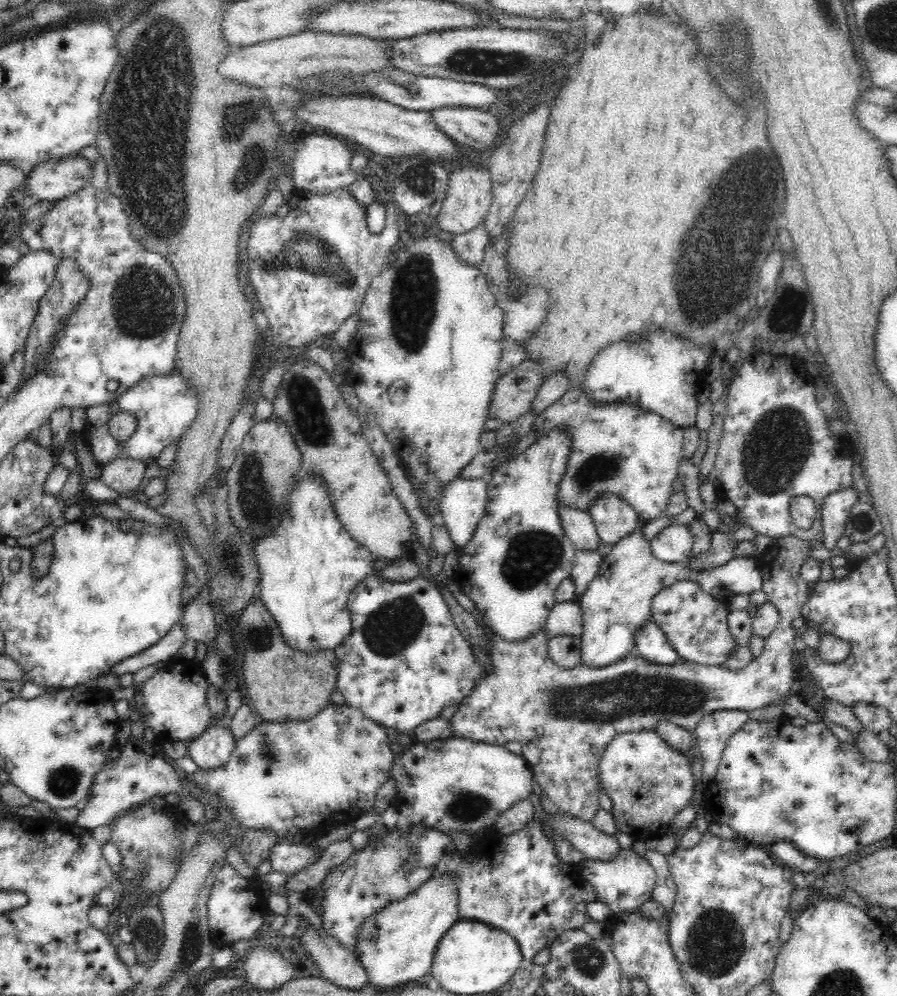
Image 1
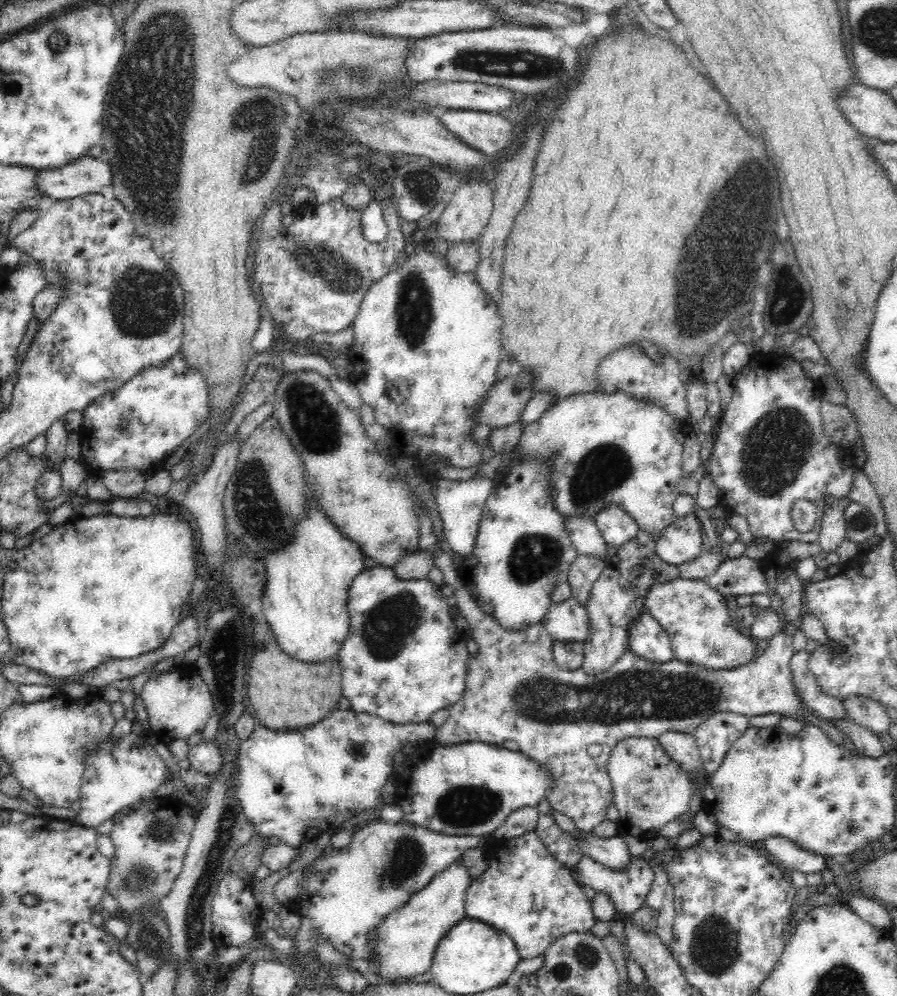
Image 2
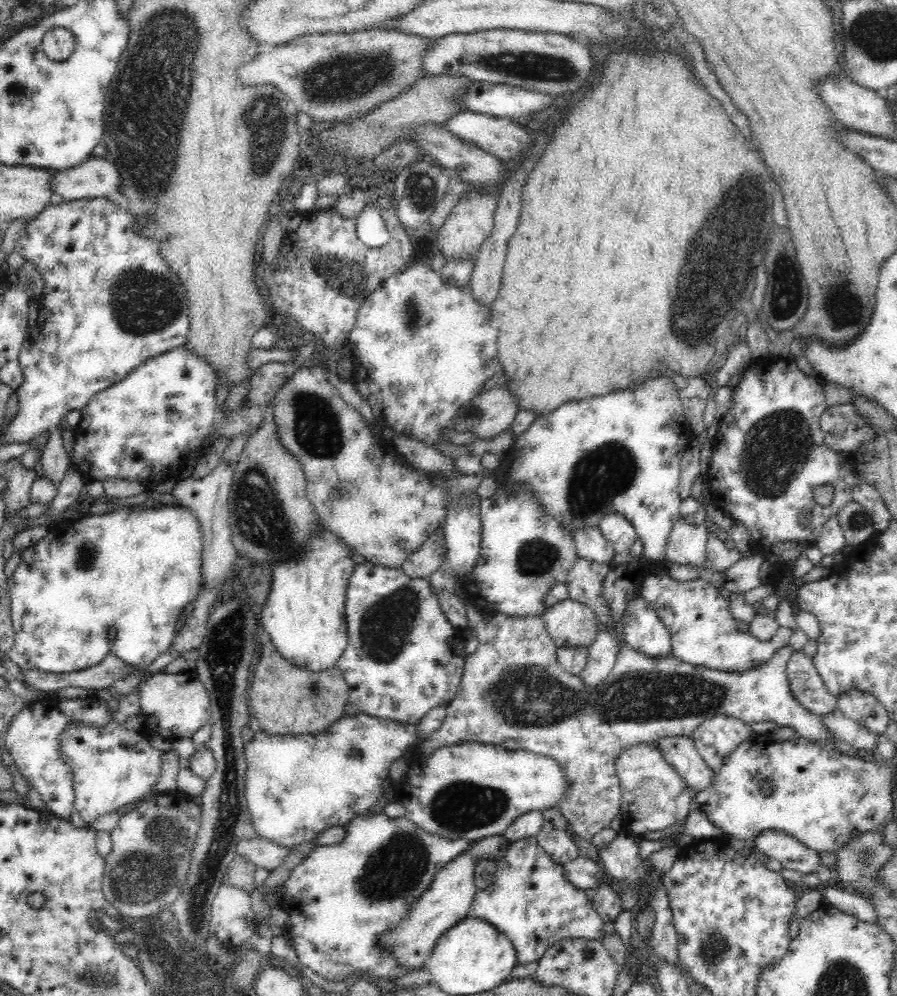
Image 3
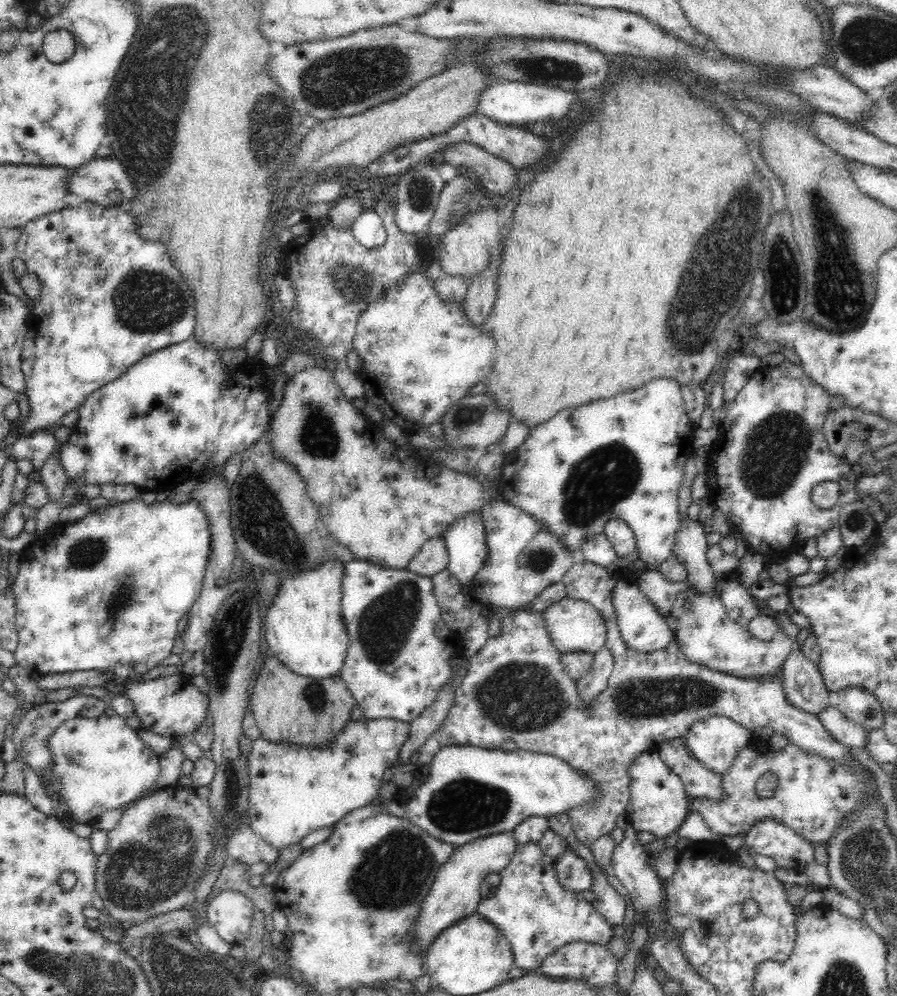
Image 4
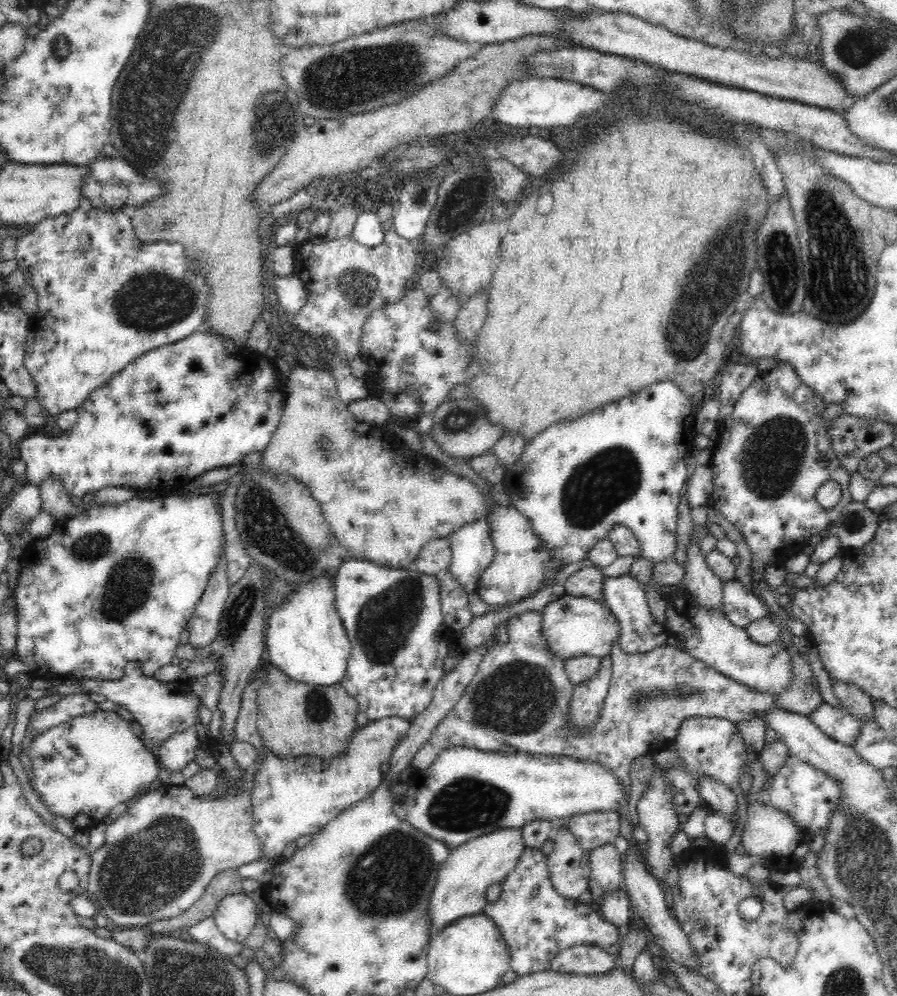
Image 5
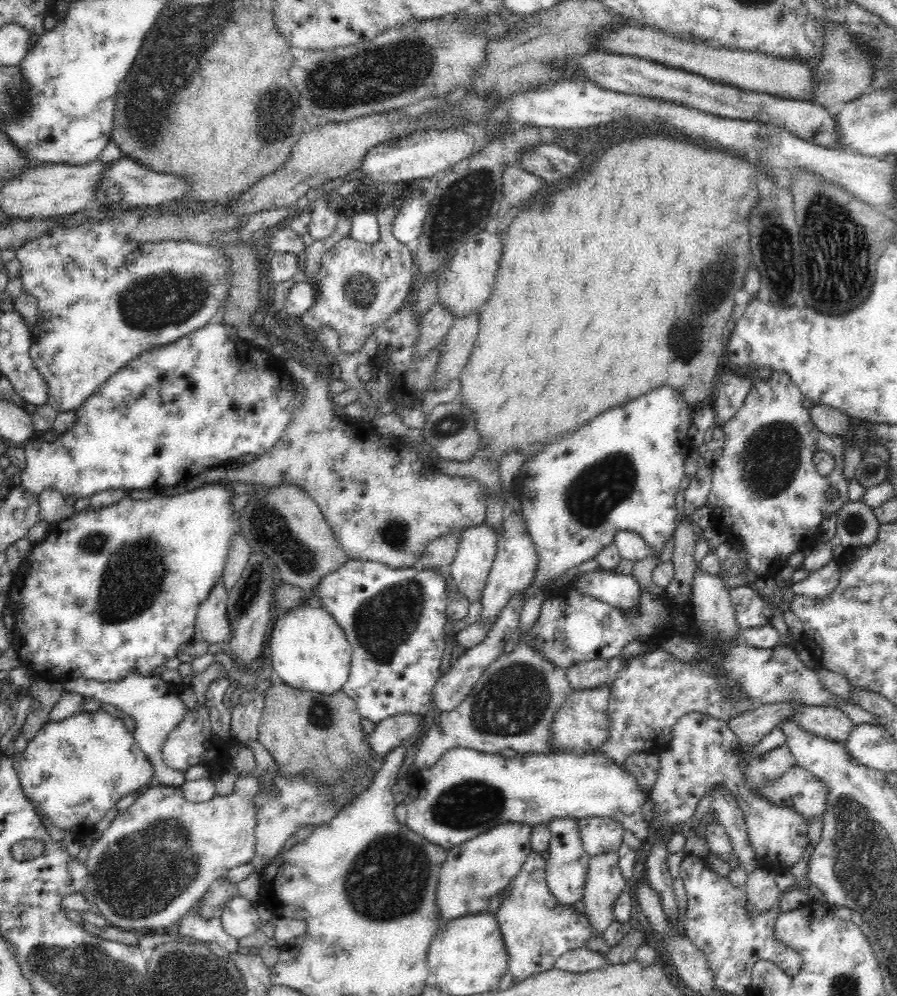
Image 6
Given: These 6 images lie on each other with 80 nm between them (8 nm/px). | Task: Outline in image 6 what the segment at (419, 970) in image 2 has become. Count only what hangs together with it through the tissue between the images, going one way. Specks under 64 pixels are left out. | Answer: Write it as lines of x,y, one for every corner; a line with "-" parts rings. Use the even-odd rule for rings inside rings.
504,822
492,830
474,836
447,852
439,872
435,904
443,921
450,921
468,914
487,912
490,898
502,894
522,870
528,855
534,851
531,843
535,825
523,822

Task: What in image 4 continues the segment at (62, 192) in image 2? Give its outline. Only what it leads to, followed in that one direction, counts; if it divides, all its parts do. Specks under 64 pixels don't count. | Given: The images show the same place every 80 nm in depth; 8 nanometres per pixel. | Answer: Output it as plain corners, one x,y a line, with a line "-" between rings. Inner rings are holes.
95,157
90,163
80,166
72,174
68,189
70,193
101,208
119,207
124,200
135,203
140,196
128,177
128,171
112,157

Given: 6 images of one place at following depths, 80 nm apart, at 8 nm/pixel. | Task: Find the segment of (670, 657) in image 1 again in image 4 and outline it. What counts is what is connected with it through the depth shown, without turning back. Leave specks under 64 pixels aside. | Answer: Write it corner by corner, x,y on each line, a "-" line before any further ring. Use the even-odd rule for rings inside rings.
625,578
616,579
610,588
610,597
614,612
617,616
617,625
622,641
629,650
636,653
652,653
660,651
672,642
673,632
650,599
639,589
636,581

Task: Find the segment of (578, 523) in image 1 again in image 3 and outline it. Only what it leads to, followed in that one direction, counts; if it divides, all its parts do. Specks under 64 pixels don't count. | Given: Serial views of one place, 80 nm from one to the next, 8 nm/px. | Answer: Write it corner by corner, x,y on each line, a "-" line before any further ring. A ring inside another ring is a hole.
599,527
583,528
573,534
578,558
612,565
615,550

